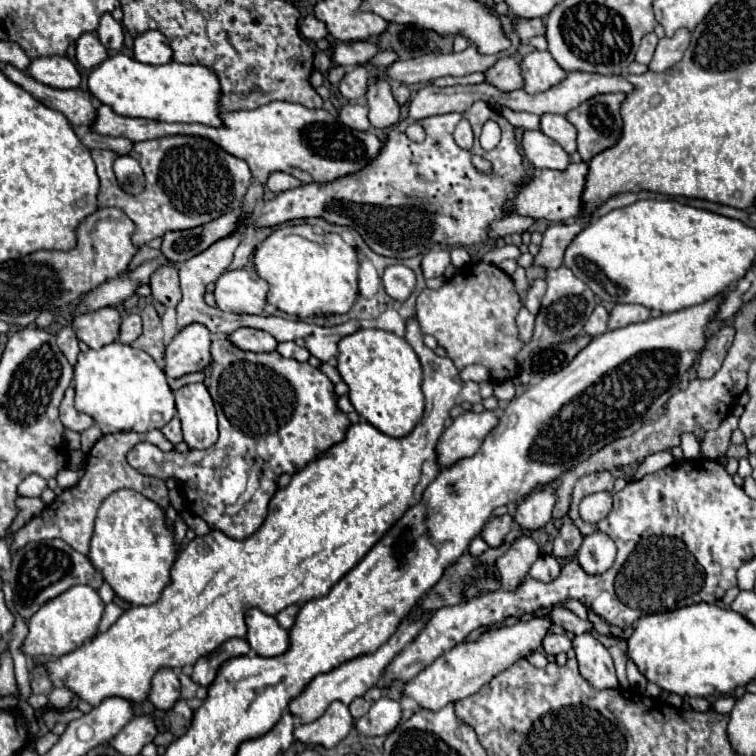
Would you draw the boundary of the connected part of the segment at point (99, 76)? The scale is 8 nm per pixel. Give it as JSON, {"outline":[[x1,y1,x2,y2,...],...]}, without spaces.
{"outline":[[116,54,100,62,88,76,88,90,120,116,150,118,160,122,198,122,204,126,220,126,220,84,216,74,206,66,186,66,168,62,162,66,142,64,126,54]]}

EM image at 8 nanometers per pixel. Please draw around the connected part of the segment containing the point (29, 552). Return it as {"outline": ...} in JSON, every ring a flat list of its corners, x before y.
{"outline":[[42,540,36,544,26,544,24,548,20,548,20,552,12,554,12,566,6,580,14,590,14,614,30,620,40,606,60,596,74,584,88,584,98,590,102,584,102,574,92,566,88,556,76,552,64,540]]}

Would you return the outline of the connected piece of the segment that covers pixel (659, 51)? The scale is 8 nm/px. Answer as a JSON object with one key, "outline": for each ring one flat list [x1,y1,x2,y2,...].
{"outline":[[678,30,672,38,662,38,658,42,658,48,654,52,652,64,648,64,648,70,652,72,664,72,672,68,686,52,690,44,690,32,688,30]]}

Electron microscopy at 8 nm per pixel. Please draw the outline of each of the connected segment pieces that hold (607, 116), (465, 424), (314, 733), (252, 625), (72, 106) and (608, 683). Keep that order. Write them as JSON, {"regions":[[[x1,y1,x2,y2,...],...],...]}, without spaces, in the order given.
{"regions":[[[624,92,598,94,566,114,568,122,578,128,578,152,584,162,590,162,596,154,612,148,620,140,620,104,624,100]],[[464,412,450,428,444,430,436,444,436,462,440,468,450,468,464,456,474,456,486,434,498,424,496,412]],[[334,702,316,722,296,726,294,738,304,744,320,744,326,748,334,748,348,736,352,722,354,718,350,716,348,706,344,706,342,702]],[[250,608,246,612,246,624,248,624,248,644,258,656,280,656,288,650,290,638,288,630,280,628,278,620,270,614,264,614,258,608]],[[6,66,4,74,12,82,22,86,26,92,30,92,34,98,38,98,42,104,46,104,48,108,62,112,74,128,78,128,78,126,90,128,94,124,94,120,96,120,96,106,94,106,94,102,90,98,90,92,84,92,82,88,60,90,60,88,44,86,44,84,36,82,34,78,26,76,24,72,20,72,14,66]],[[580,634,574,636,572,646,576,652,580,674,594,688,618,688,612,656,596,638,592,638,590,634]]]}

